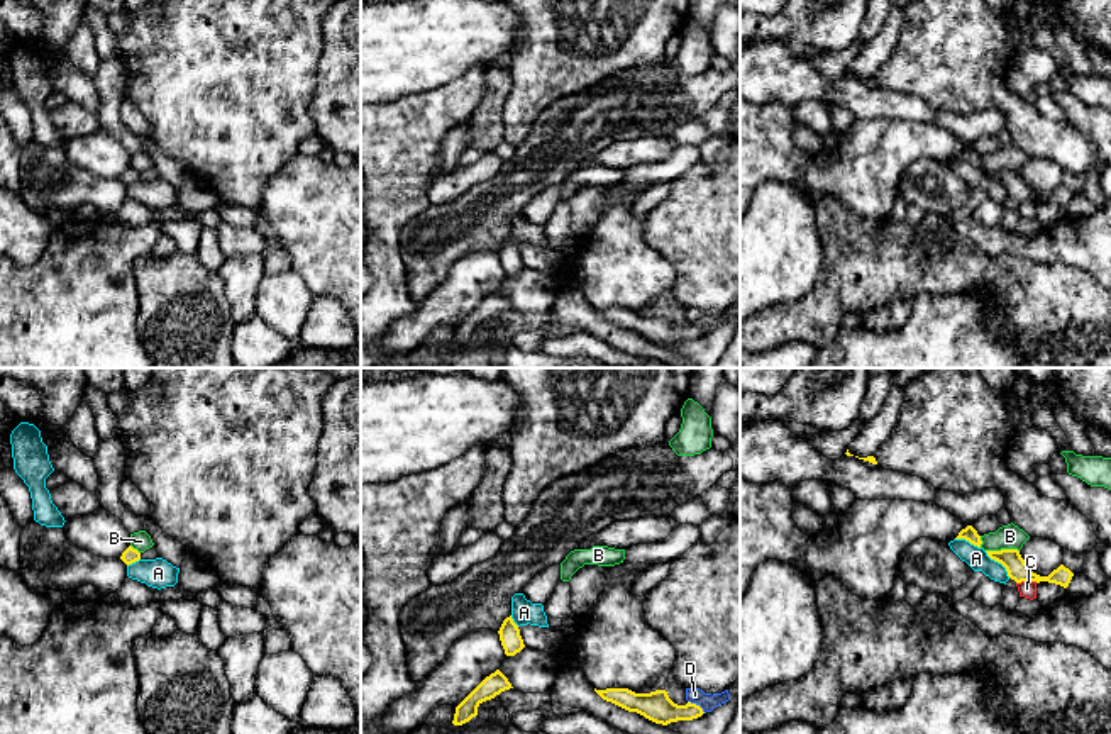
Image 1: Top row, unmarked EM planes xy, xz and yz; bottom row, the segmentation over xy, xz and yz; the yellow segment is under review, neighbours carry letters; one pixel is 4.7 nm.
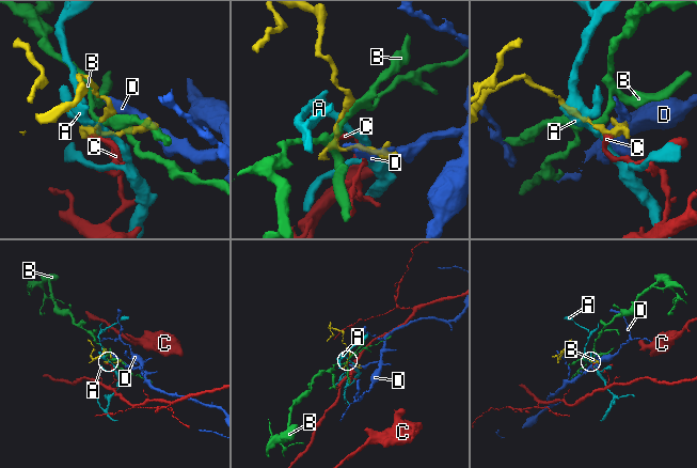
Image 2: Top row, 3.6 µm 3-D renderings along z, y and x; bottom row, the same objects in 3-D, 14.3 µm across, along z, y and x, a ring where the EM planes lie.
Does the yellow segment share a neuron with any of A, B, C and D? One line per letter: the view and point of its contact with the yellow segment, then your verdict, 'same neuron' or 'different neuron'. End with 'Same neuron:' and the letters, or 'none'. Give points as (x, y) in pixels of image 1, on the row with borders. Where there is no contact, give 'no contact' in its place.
A: meets yellow in yz at (1000, 561); different neuron
B: meets yellow in yz at (1001, 550); different neuron
C: meets yellow in yz at (1027, 580); different neuron
D: meets yellow in xz at (695, 704); different neuron
Same neuron: none

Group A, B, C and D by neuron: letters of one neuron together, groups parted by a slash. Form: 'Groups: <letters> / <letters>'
Groups: A / B / C / D

